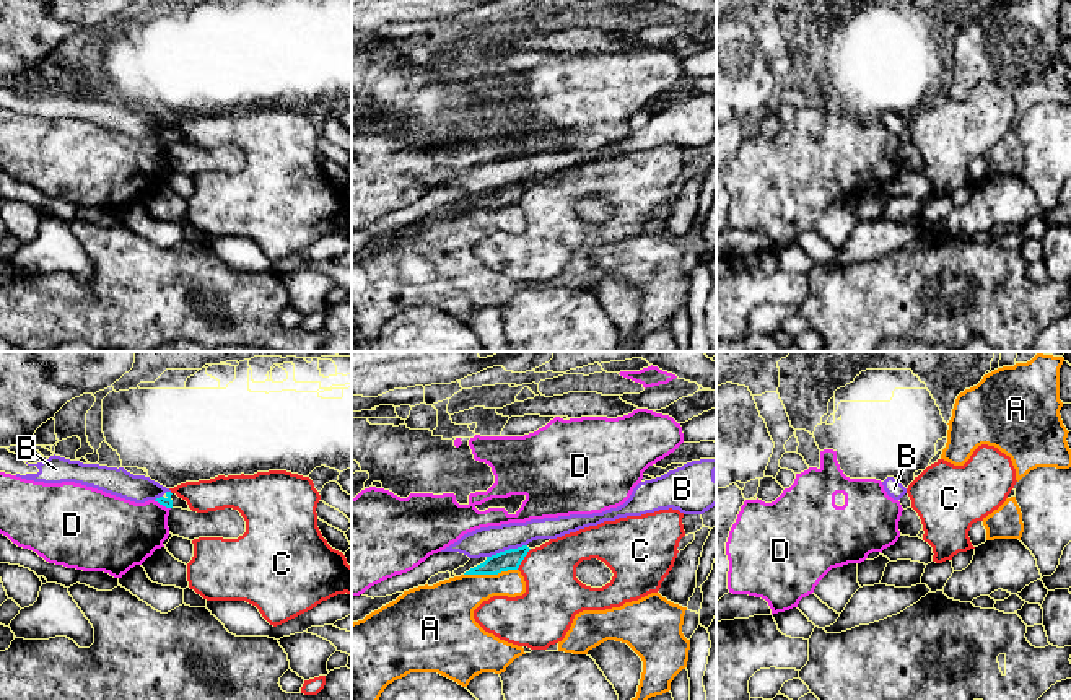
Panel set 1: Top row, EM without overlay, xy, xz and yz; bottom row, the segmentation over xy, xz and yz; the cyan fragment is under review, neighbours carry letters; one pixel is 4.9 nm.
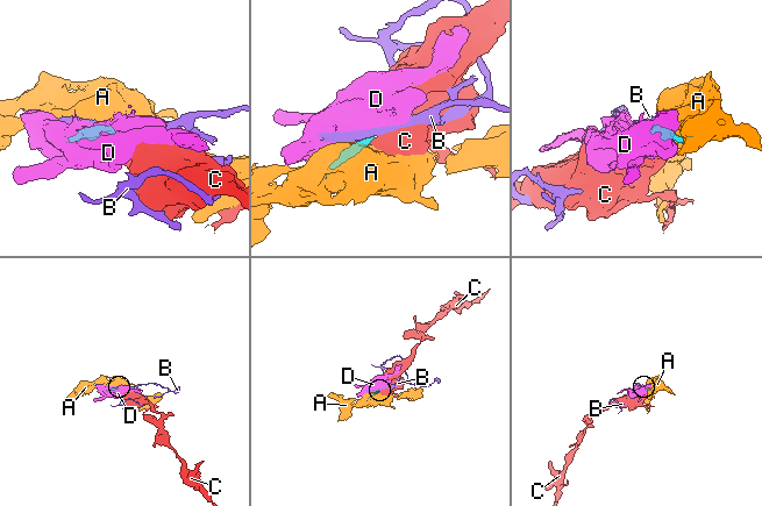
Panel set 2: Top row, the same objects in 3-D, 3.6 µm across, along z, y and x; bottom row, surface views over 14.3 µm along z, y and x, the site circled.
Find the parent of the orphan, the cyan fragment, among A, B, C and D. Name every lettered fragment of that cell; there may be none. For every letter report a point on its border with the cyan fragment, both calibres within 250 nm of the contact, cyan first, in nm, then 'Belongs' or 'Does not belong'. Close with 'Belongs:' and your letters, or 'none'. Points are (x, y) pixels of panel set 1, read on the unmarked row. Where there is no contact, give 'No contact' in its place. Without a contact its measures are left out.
A: Touches cyan at xz (490, 209). Thickness 100 nm (cyan) against 240 nm. Does not belong
B: Touches cyan at xz (507, 186). Thickness 100 nm (cyan) against 140 nm. Does not belong
C: Touches cyan at xz (523, 194). Thickness 100 nm (cyan) against 280 nm. Does not belong
D: Touches cyan at xy (161, 139). Thickness 50 nm (cyan) against 340 nm. Does not belong
Belongs: none

